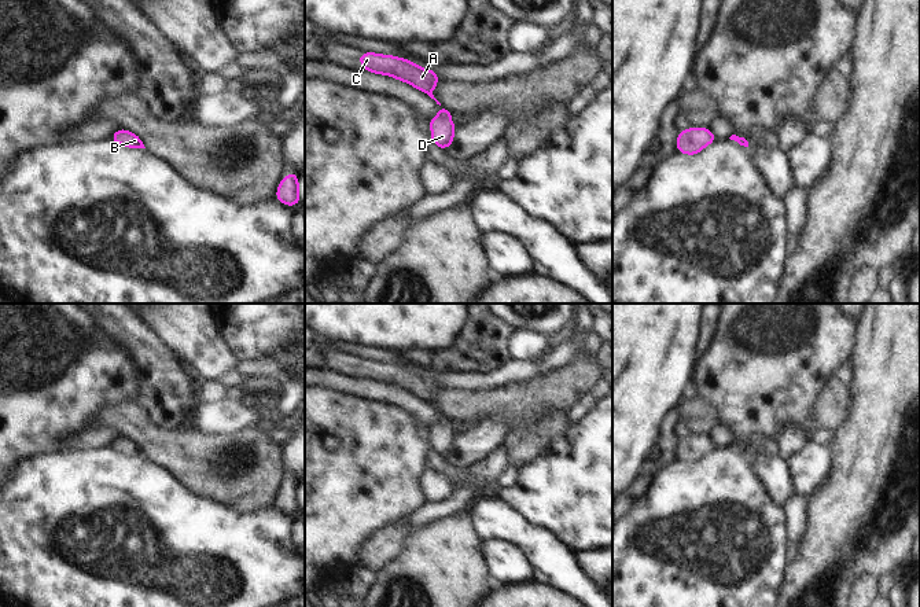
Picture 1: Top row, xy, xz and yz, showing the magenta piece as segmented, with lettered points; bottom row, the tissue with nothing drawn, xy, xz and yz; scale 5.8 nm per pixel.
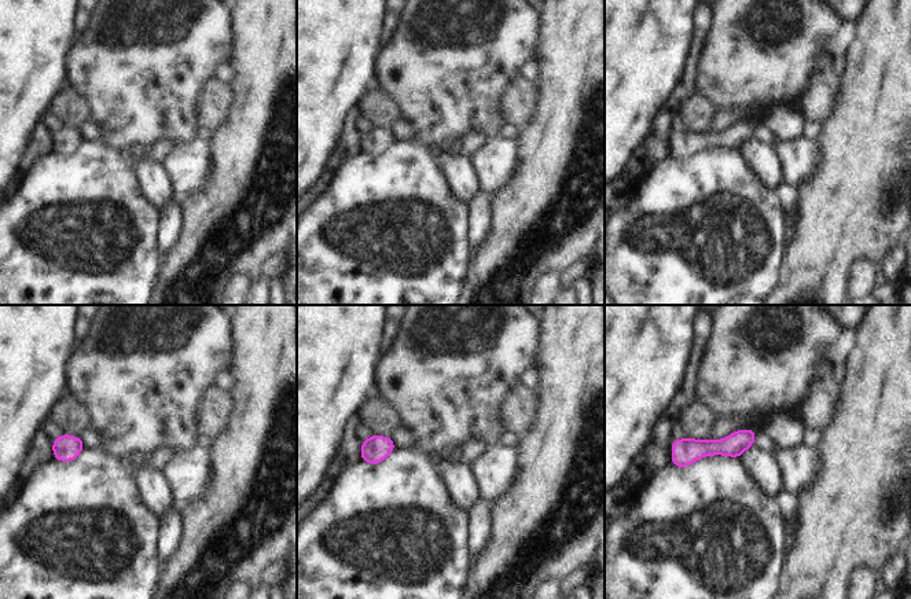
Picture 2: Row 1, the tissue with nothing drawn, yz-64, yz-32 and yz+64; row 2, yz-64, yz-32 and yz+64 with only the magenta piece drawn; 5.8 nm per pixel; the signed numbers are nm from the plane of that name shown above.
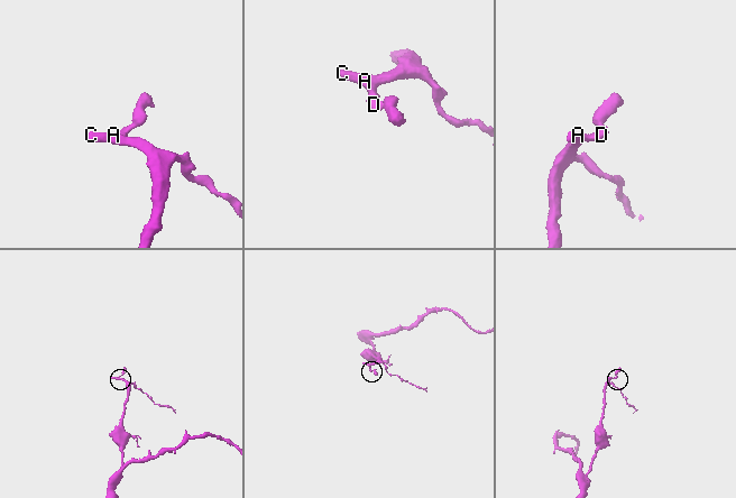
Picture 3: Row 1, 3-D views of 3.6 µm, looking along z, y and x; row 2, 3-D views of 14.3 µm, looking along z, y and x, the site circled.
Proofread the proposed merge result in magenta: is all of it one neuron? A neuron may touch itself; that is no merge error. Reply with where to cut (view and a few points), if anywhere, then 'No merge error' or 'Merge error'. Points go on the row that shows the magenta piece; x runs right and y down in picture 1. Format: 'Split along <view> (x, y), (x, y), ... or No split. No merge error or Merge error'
No split. No merge error

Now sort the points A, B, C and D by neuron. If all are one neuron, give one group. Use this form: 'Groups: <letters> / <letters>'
Groups: A B C D

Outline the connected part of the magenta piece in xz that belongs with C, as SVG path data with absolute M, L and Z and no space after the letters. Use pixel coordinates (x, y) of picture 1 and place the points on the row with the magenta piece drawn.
M365 52L357 59L363 69L371 73L394 77L402 82L409 82L416 88L416 91L423 91L434 99L437 104L441 106L441 111L434 118L430 118L431 141L442 150L448 148L453 143L456 126L450 119L452 113L431 93L439 81L437 73L431 67L424 70L422 66L404 58L379 55L375 52Z

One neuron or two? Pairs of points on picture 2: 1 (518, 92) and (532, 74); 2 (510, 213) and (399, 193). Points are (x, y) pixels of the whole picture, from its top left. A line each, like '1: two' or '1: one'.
1: two
2: two

